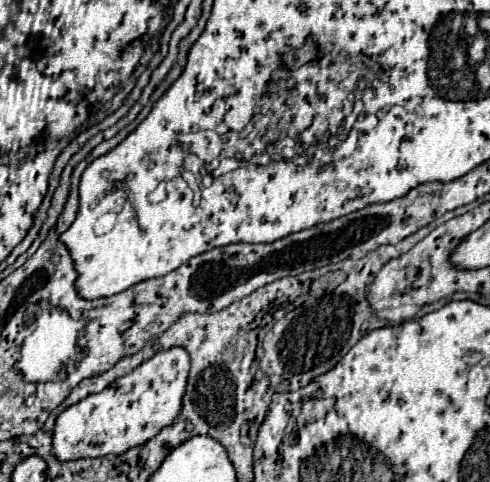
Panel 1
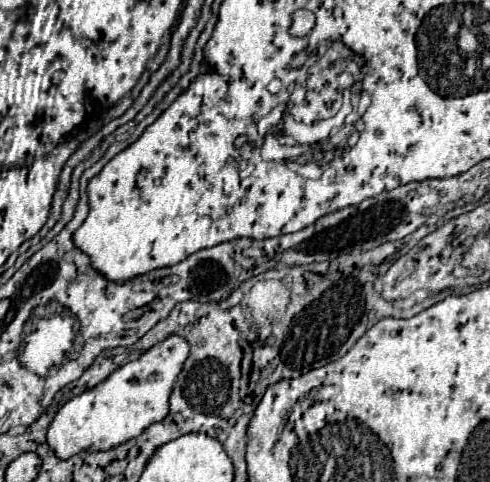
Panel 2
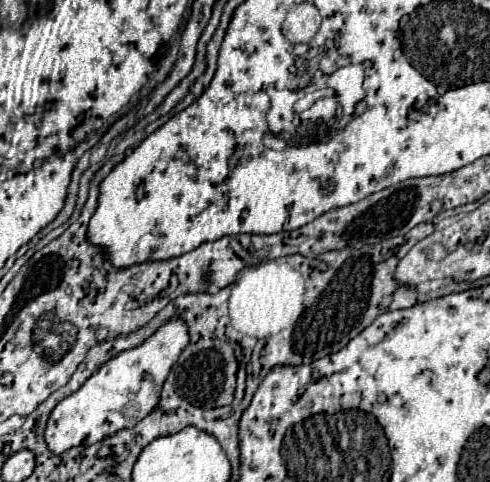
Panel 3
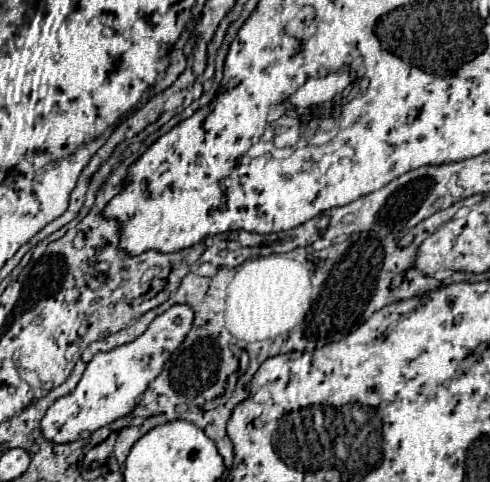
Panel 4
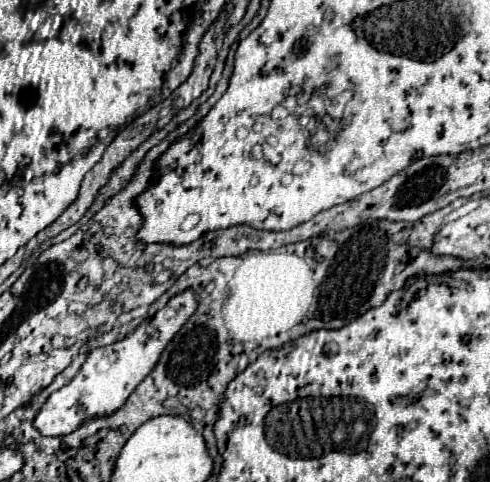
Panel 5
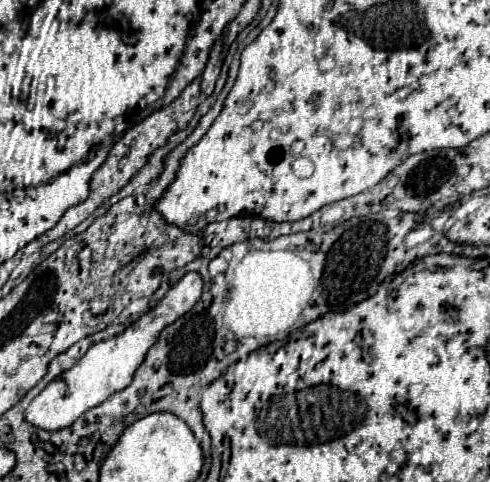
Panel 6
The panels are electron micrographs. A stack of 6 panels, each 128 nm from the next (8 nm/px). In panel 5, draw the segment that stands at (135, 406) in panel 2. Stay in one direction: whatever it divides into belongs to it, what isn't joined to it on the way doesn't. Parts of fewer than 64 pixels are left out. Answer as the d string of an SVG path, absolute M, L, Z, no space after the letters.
M186 288L184 292L172 296L162 310L158 310L152 318L148 318L148 322L142 322L126 338L110 346L92 350L82 368L78 370L78 374L72 378L72 382L52 392L50 398L44 402L44 406L34 418L34 428L38 428L44 436L64 436L74 432L84 420L116 412L134 392L134 388L150 374L166 344L194 314L194 310L196 310L196 294L192 288Z

